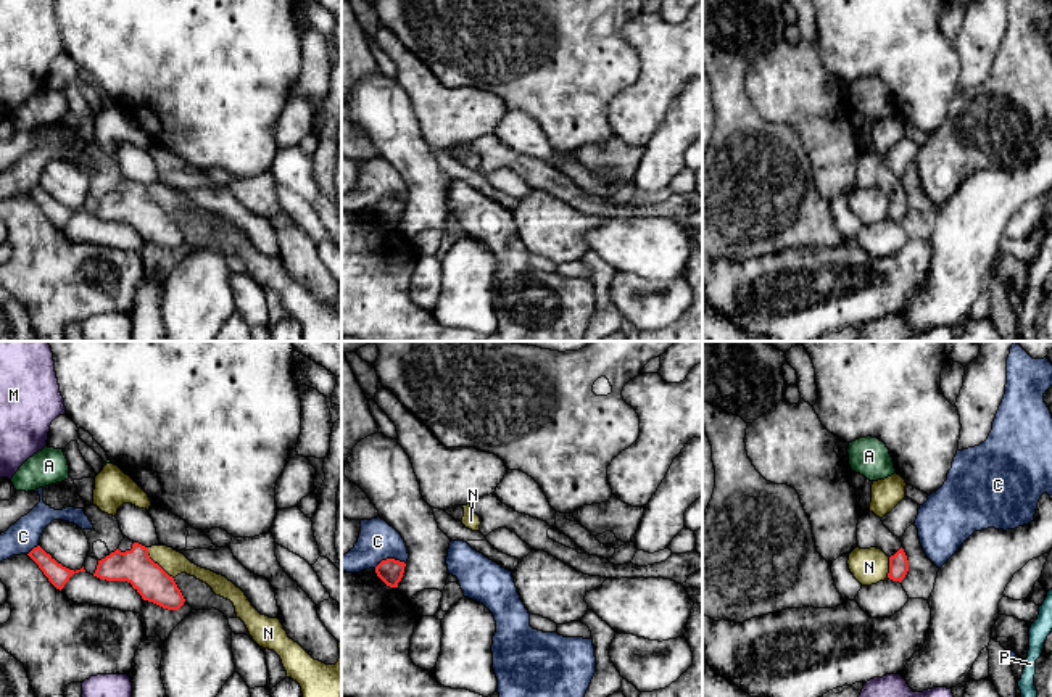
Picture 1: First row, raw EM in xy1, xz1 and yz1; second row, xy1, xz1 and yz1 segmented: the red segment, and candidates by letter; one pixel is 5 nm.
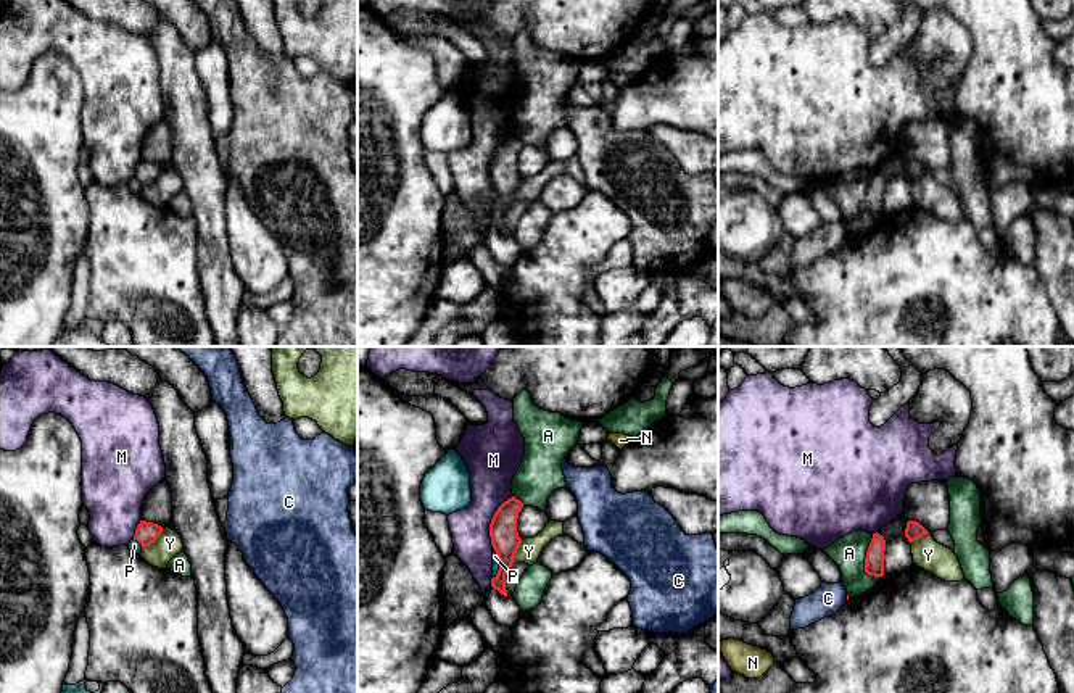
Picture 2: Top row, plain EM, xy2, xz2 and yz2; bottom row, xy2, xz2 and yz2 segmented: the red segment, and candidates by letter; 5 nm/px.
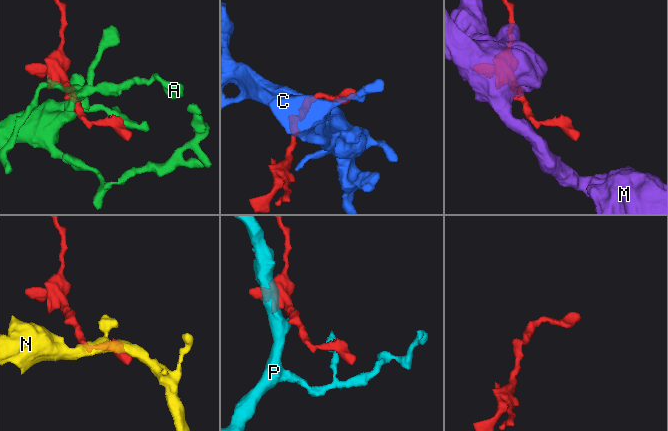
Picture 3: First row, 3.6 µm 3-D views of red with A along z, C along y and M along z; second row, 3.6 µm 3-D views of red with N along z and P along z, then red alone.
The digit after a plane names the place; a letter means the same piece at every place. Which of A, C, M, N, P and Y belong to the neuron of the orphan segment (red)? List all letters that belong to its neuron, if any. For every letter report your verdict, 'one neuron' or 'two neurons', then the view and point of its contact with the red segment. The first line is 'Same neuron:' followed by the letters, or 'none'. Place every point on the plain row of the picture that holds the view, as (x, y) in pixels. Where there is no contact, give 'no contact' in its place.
Same neuron: none
A: two neurons | yz2 (865, 199)
C: two neurons | xz1 (389, 198)
M: two neurons | xz2 (491, 160)
N: two neurons | xy1 (157, 203)
P: two neurons | xy2 (137, 179)
Y: two neurons | xy2 (153, 181)

